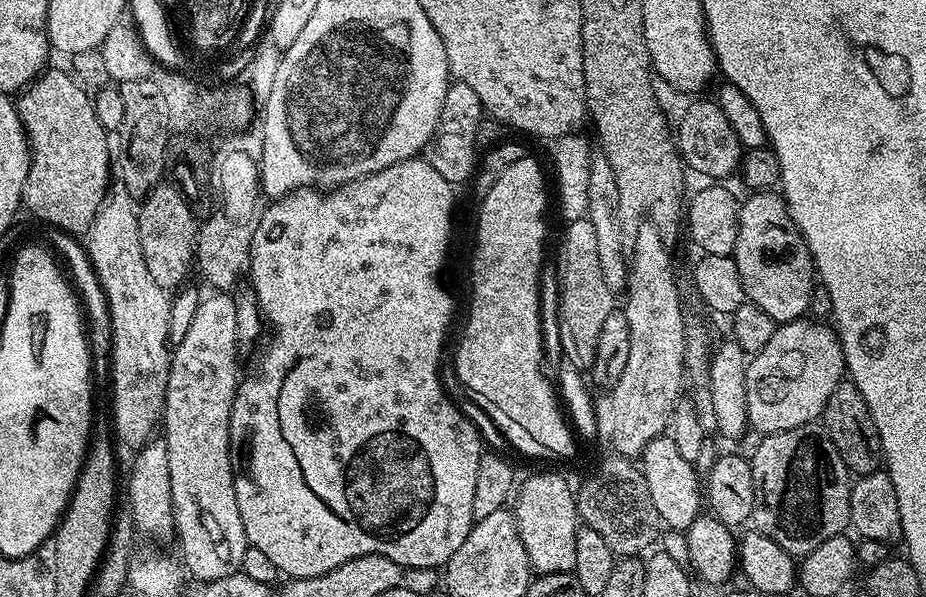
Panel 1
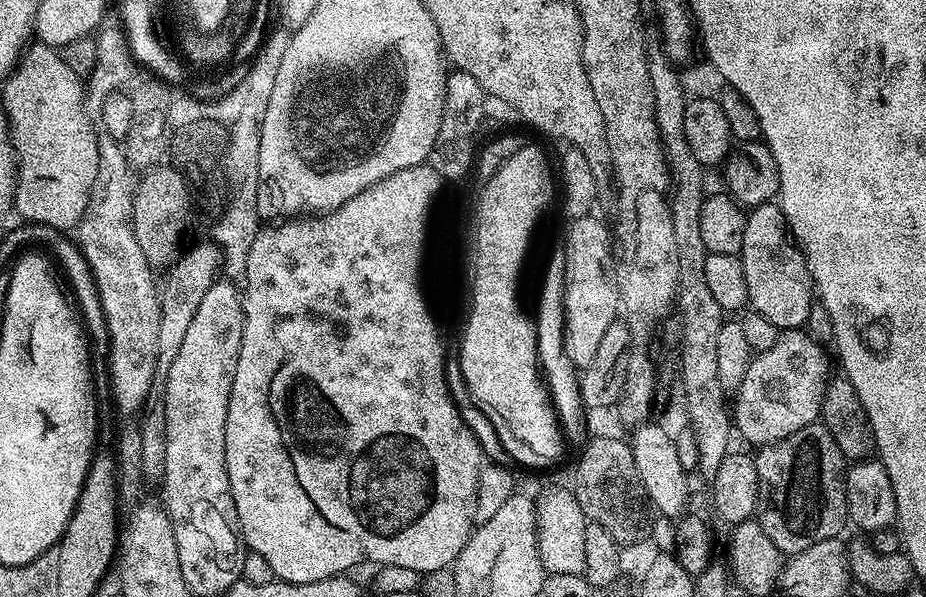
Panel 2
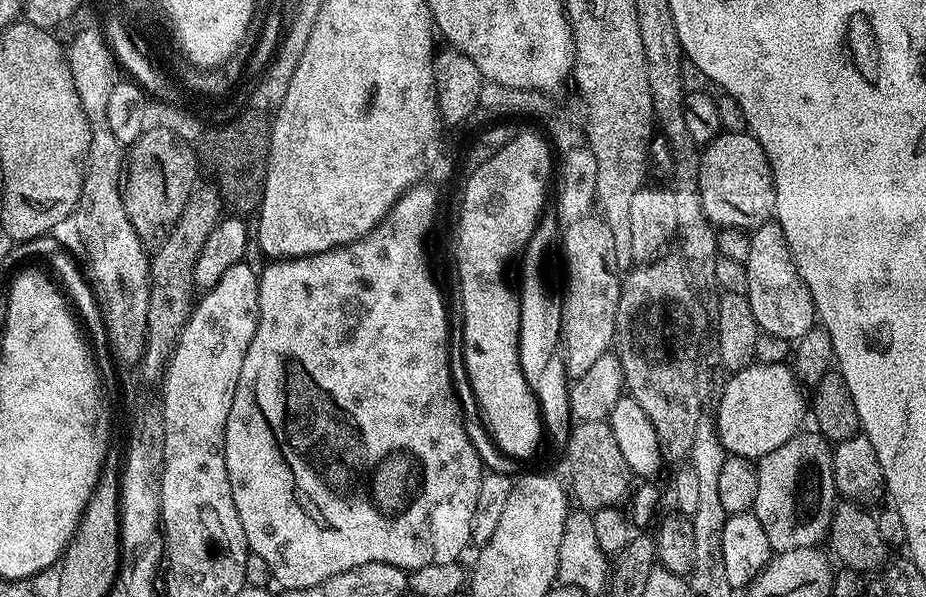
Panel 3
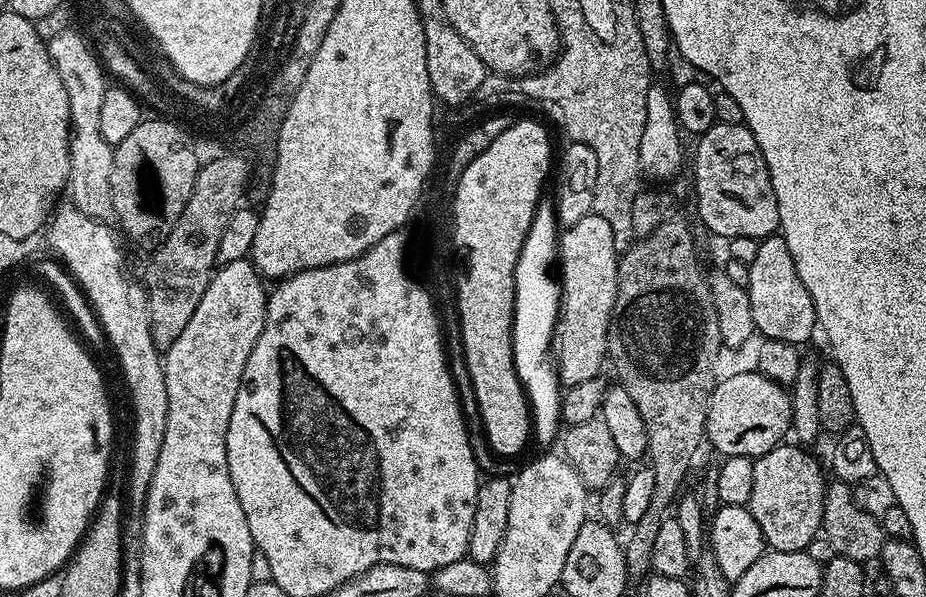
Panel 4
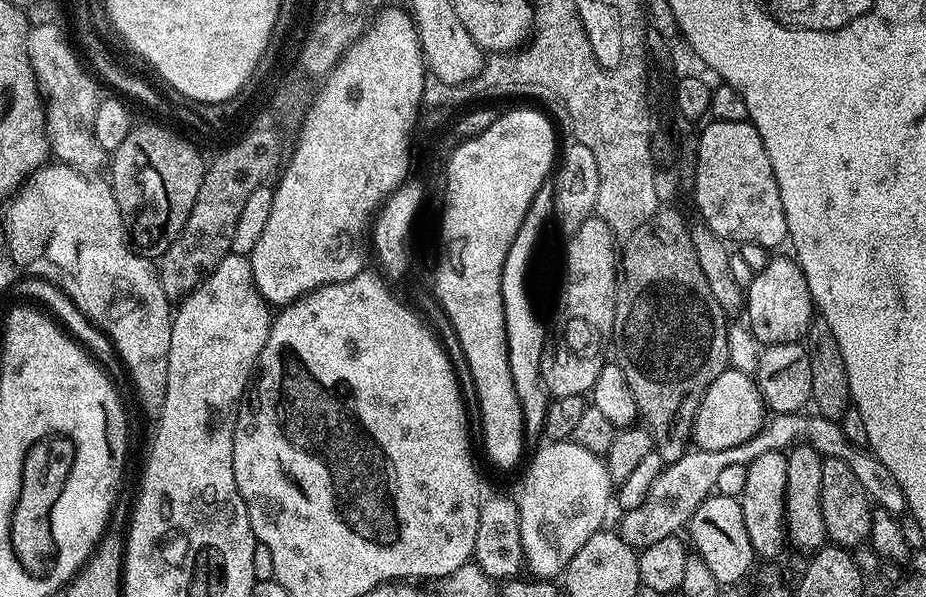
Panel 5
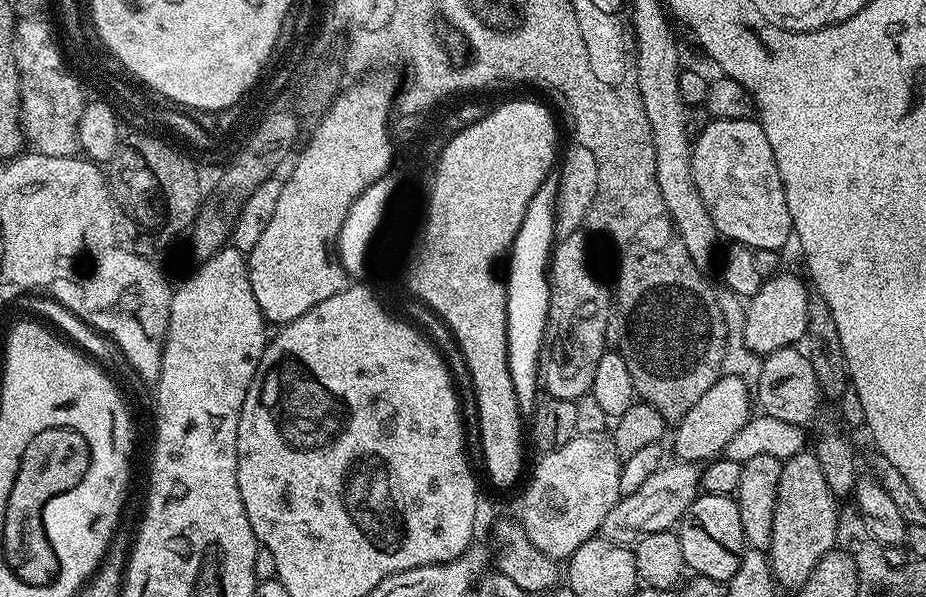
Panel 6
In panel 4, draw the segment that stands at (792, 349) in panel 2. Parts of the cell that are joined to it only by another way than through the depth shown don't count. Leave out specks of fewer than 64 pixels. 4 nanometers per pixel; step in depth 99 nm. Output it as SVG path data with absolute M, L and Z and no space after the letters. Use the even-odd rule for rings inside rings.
M759 370L736 372L719 381L708 400L707 443L725 456L758 457L776 447L792 427L792 398L789 389L766 378Z

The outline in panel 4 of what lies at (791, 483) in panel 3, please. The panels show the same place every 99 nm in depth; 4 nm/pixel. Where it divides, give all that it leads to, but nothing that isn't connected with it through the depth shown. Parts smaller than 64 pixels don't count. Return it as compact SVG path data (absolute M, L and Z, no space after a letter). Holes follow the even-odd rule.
M781 442L771 448L766 454L755 457L754 466L754 490L750 490L750 498L747 502L754 514L754 522L758 522L758 530L762 530L765 545L774 552L803 552L811 549L812 539L821 535L824 527L824 490L826 479L820 464L811 456L807 447L799 443Z

